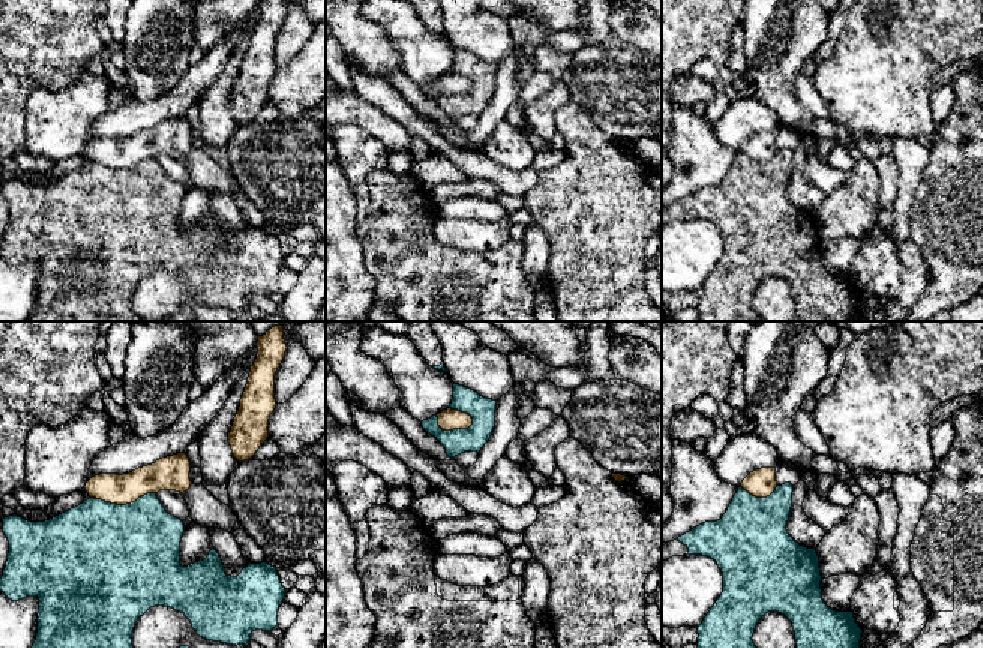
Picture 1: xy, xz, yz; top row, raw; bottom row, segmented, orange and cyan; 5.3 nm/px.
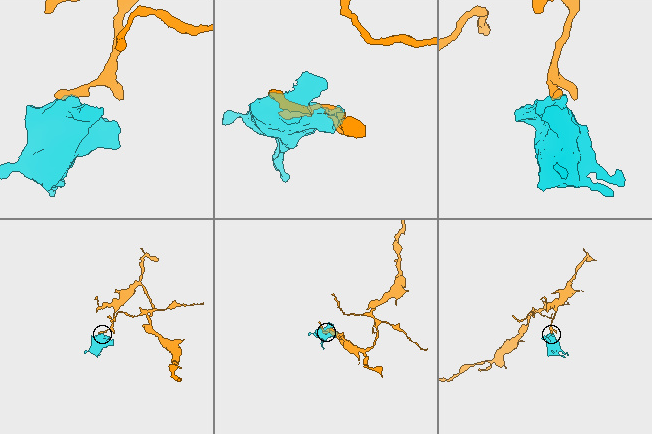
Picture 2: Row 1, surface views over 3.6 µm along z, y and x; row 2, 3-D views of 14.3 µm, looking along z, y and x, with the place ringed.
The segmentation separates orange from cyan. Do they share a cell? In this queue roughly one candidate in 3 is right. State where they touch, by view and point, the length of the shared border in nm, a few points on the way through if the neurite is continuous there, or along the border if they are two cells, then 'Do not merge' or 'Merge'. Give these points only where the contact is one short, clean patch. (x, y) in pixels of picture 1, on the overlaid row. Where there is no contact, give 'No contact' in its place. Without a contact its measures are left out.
Touches orange at xz (450, 429). Shared border 220 nm. Boundary: xz (435, 414), (437, 423), (443, 429), (467, 429), (473, 423). Do not merge

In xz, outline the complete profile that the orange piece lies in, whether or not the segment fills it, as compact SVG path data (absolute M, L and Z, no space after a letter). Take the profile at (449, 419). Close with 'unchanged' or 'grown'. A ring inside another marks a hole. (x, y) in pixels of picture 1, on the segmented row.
M452 408L443 410L437 417L443 430L468 429L473 424L470 414Z; unchanged

